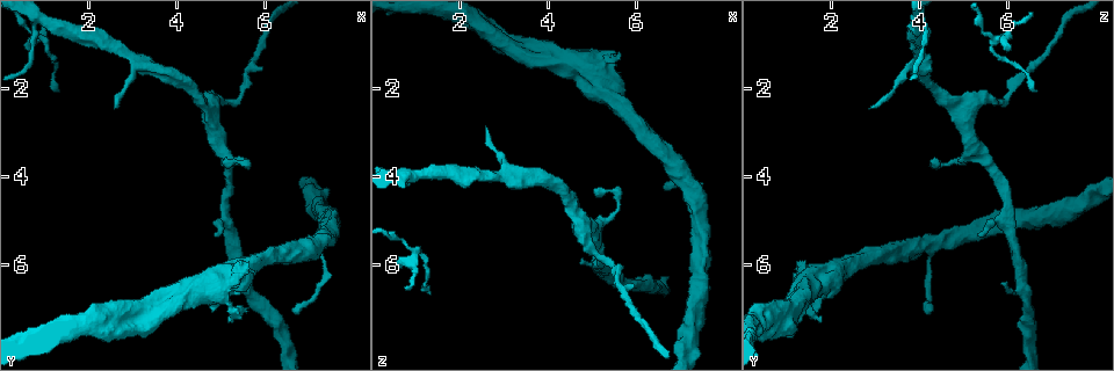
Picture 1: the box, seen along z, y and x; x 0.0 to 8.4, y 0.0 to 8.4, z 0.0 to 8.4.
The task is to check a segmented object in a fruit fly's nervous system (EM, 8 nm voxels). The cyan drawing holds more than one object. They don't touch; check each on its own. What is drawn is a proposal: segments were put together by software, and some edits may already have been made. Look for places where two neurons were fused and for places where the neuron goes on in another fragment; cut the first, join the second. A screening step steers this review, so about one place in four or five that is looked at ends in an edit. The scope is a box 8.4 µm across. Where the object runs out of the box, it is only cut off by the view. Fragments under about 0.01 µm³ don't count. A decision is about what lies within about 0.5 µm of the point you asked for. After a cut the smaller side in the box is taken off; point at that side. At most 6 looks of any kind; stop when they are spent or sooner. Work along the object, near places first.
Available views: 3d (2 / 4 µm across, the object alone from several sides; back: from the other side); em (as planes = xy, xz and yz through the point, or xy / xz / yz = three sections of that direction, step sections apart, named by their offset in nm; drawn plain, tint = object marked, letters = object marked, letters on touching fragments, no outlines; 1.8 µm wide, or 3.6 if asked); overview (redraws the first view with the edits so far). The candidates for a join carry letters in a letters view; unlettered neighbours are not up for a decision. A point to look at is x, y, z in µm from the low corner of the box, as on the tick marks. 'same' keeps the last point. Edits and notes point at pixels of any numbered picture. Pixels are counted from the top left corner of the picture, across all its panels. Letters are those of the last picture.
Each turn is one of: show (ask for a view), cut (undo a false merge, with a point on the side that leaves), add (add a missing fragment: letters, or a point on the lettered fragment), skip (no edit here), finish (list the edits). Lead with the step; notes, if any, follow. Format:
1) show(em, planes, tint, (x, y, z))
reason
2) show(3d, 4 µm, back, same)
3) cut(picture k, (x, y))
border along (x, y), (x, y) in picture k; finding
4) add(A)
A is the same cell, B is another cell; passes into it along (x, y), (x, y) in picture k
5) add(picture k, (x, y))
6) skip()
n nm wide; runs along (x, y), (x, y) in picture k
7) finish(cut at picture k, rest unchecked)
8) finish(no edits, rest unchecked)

show(em, planes, letters, (4.90, 5.40, 5.35))
branch stops here

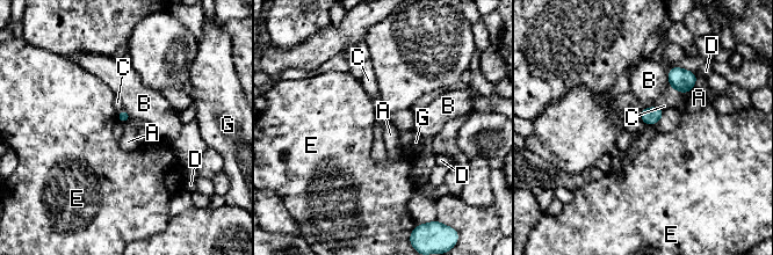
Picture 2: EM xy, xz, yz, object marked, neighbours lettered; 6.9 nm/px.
skip()
A, B, C, D, E and G are other cells; border along (694, 86), (688, 93) in picture 2; none of them fits

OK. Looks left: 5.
show(em, yz, step 4, letters, (0.95, 0.90, 5.70))
arms part here

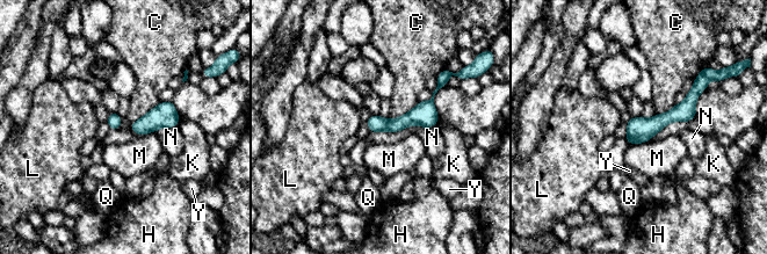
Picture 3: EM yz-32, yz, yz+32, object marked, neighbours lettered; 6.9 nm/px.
skip()
C, H, K, L, M, N, Q and Y are other cells; border along (160, 101), (138, 117), (129, 130) in picture 3; all the same neuron

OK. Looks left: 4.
show(em, 3.6 µm, planes, tint, (5.45, 2.00, 6.10))

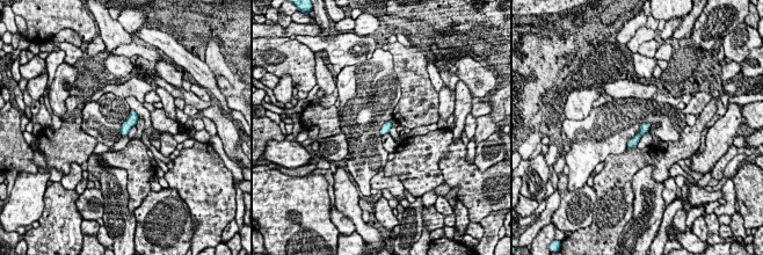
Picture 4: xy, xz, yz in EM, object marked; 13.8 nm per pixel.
show(em, 3.6 µm, planes, letters, same)

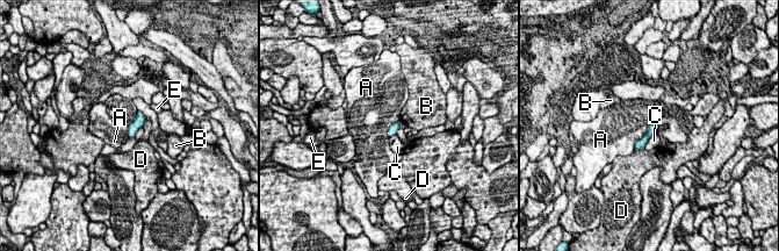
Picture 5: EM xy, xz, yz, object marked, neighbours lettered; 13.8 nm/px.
skip()
A, B, C, D and E are other cells; all the same neuron

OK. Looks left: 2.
finish(no edits, rest unchecked)

